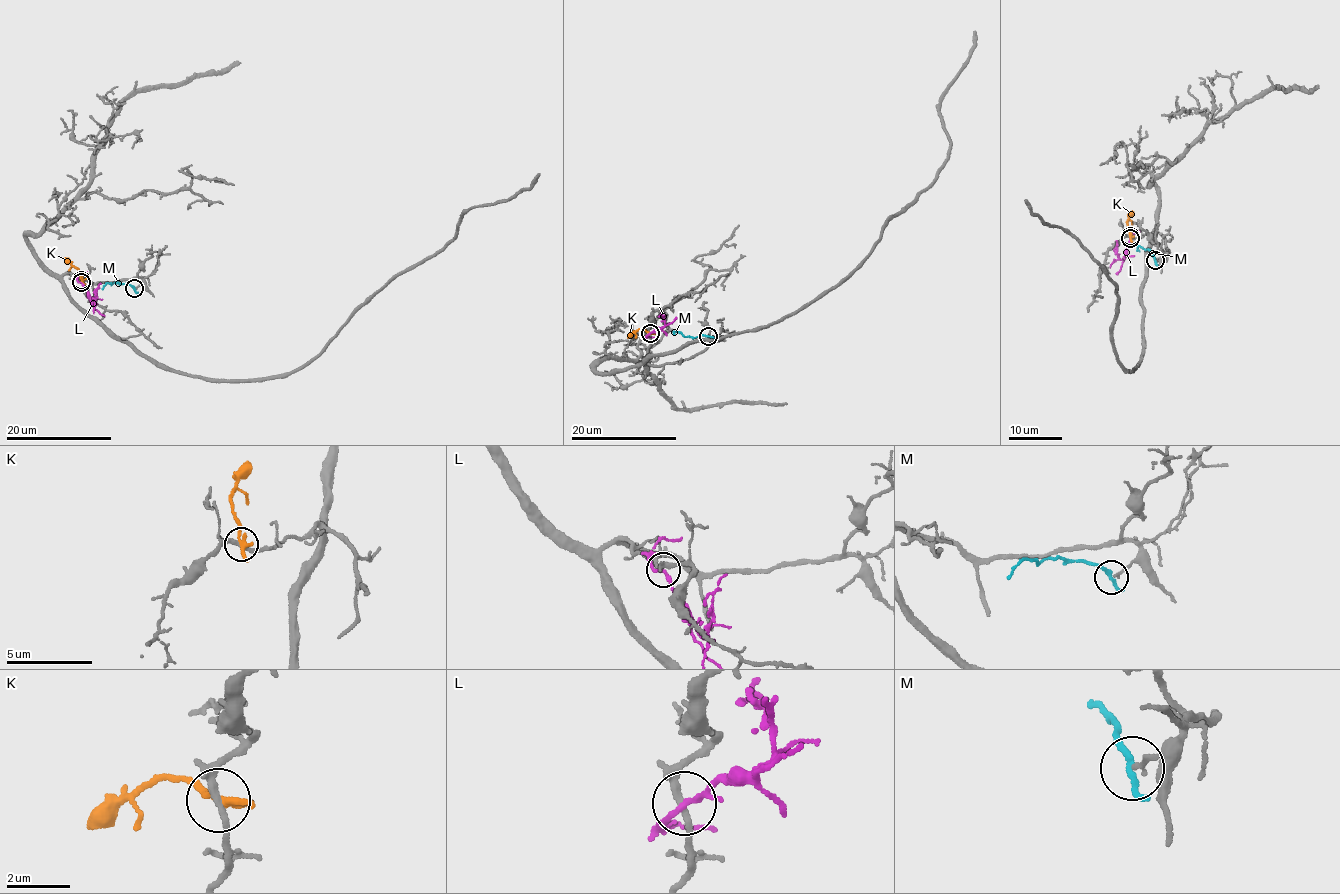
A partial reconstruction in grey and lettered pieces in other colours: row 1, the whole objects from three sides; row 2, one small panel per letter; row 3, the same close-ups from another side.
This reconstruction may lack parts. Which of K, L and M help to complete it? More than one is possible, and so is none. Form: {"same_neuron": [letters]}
{"same_neuron": []}

